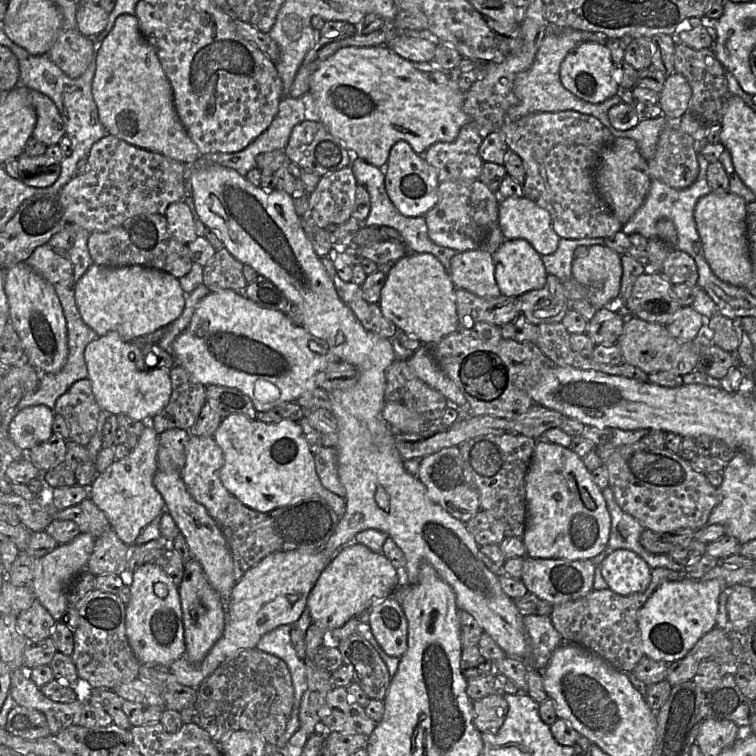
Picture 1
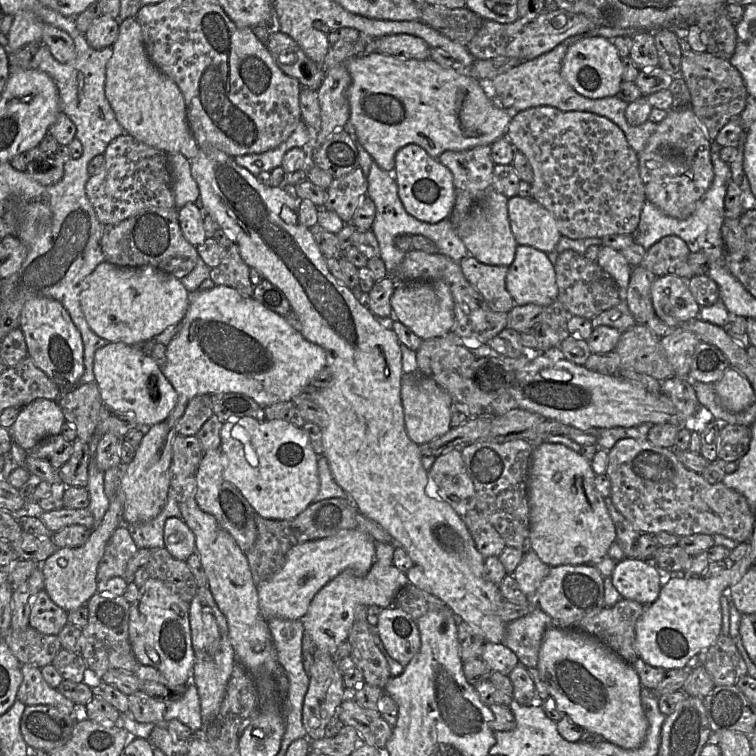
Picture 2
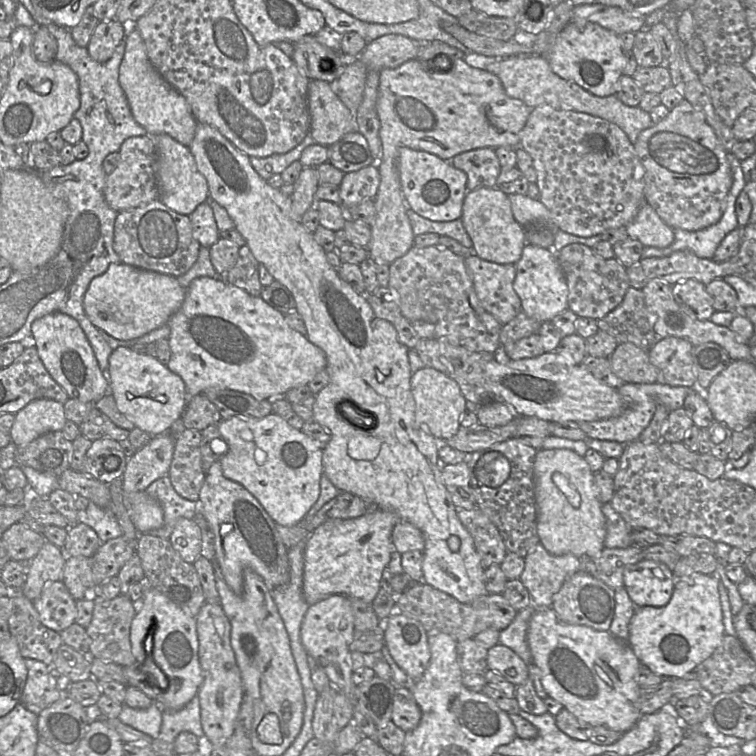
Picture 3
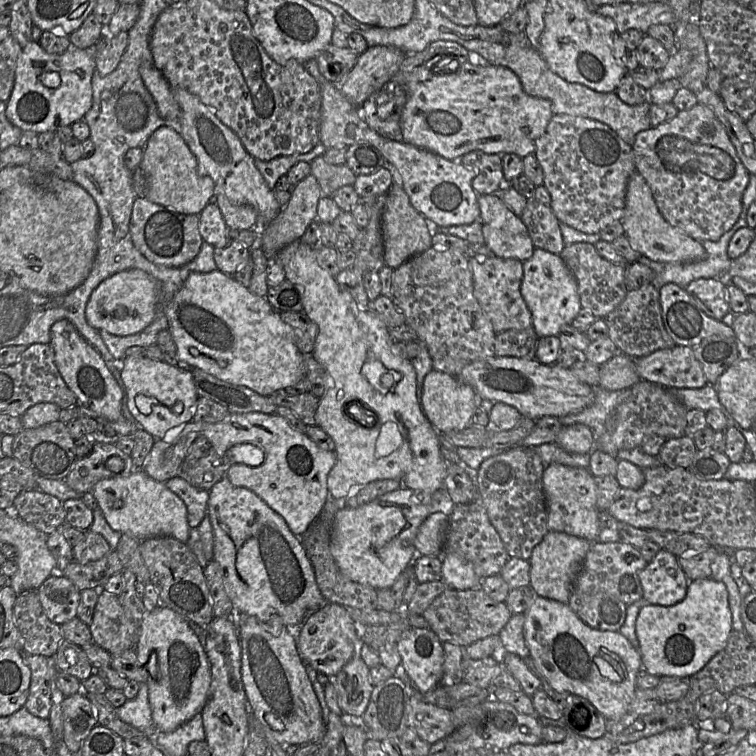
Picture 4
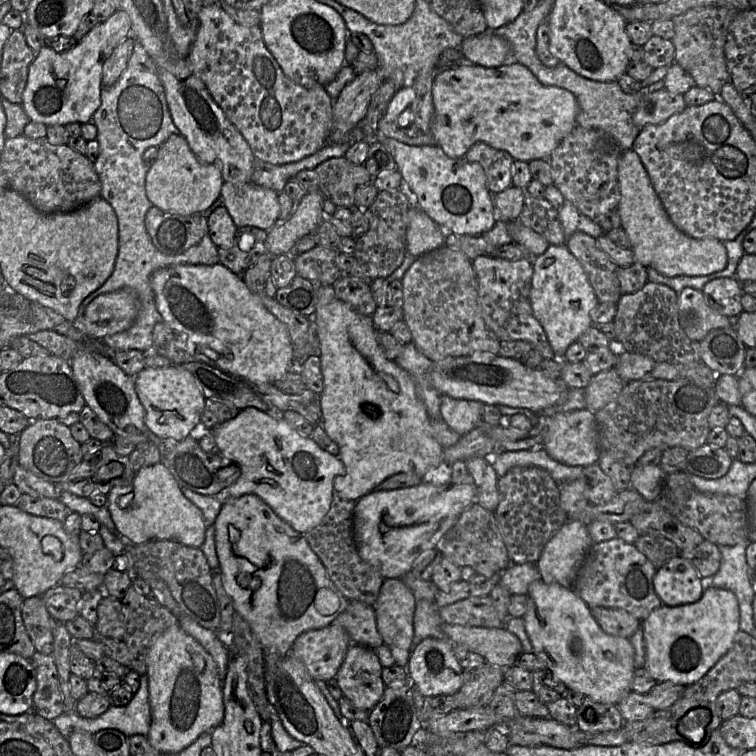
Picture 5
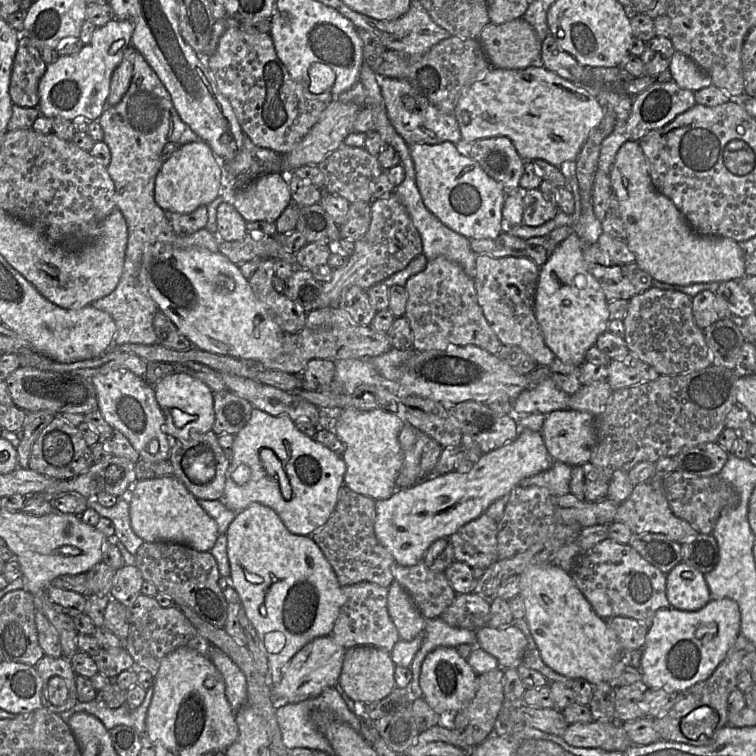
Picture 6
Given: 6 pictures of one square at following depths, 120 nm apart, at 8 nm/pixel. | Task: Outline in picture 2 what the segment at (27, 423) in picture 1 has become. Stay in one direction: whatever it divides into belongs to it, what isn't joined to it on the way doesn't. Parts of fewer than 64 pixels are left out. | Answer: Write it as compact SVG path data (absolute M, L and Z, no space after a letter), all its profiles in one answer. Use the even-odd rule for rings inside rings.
M37 399L20 409L9 430L13 442L27 451L45 437L60 434L65 421L58 402Z

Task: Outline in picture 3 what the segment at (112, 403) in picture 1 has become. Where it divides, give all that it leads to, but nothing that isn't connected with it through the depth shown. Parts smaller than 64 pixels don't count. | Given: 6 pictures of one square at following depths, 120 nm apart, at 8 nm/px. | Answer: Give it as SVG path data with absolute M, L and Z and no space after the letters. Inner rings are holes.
M126 347L114 349L109 357L108 372L111 379L110 389L116 406L126 415L136 427L157 436L168 434L175 430L175 423L179 421L186 408L186 388L182 378L162 365L155 357L148 356Z

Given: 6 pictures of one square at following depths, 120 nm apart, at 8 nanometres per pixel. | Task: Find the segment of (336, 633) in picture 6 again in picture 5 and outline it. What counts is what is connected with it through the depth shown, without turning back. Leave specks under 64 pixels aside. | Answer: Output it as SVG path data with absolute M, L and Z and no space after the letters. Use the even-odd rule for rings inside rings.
M348 601L348 606L332 623L339 624L348 632L352 644L362 645L376 649L384 645L383 639L378 632L376 615L372 605L360 601Z

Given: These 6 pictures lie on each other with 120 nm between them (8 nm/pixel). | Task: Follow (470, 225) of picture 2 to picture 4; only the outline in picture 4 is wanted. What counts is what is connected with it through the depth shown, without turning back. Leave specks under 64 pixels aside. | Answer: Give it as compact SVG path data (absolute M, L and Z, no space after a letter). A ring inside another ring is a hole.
M477 196L484 244L500 258L525 261L534 251L533 242L520 217L515 215L498 196Z

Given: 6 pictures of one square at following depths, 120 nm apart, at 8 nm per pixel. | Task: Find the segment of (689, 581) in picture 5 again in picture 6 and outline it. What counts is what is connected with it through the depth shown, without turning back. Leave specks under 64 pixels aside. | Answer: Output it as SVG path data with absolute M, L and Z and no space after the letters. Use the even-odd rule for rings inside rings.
M680 562L666 575L666 597L674 609L696 611L712 598L704 574Z

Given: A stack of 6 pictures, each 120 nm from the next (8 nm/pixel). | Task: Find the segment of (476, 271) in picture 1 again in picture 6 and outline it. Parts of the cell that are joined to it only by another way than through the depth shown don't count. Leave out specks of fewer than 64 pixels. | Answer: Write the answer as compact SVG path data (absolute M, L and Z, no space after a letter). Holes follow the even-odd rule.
M476 256L474 286L483 313L502 344L515 345L536 360L539 366L549 366L556 355L546 345L534 311L534 301L540 266L528 257Z

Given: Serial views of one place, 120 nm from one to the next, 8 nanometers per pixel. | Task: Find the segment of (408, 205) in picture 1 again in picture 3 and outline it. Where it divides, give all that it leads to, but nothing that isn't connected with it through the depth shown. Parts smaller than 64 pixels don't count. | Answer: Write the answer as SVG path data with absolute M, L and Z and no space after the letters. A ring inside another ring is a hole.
M401 146L398 149L398 176L403 195L415 213L438 222L461 218L463 201L467 193L465 172L427 151Z

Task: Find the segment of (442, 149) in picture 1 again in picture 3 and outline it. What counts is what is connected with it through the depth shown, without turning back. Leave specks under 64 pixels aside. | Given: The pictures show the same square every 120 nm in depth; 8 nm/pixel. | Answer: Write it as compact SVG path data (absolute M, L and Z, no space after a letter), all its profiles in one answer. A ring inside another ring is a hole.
M484 147L462 152L445 161L466 173L467 191L481 187L496 187L501 165L493 148Z

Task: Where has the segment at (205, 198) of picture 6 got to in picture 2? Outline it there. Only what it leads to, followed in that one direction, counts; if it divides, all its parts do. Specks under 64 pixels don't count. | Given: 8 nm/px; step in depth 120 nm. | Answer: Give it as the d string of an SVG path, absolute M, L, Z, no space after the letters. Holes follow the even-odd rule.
M179 153L167 155L172 177L175 208L180 209L186 204L194 203L199 199L199 188L191 175L191 160Z

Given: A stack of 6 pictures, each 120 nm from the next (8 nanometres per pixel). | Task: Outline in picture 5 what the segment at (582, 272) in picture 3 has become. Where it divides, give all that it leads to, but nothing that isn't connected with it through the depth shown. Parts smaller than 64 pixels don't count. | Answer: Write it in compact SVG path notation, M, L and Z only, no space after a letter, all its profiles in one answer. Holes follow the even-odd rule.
M582 231L574 232L564 243L581 264L599 303L618 303L622 296L618 266L596 245L596 239Z

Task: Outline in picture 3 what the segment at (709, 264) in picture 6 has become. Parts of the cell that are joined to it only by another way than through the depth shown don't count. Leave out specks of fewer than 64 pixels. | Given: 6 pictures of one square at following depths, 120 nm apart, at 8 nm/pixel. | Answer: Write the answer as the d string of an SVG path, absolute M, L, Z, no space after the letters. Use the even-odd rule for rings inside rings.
M647 202L641 206L635 218L625 227L628 237L640 241L643 246L665 248L670 246L675 239L673 229Z

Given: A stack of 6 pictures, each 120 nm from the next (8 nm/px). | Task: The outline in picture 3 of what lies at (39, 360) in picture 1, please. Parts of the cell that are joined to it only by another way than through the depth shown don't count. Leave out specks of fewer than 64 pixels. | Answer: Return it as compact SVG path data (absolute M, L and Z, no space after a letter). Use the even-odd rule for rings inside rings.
M51 313L35 320L31 325L31 333L39 358L69 398L96 403L105 395L108 383L84 331L75 319L64 313Z

